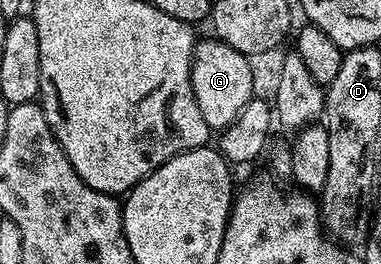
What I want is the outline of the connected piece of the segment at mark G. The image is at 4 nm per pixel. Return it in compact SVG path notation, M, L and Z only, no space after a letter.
M216 38L198 39L193 45L193 65L191 66L191 86L195 102L199 102L199 114L211 130L224 130L241 117L241 111L254 99L253 68L250 57L239 50L231 50Z

